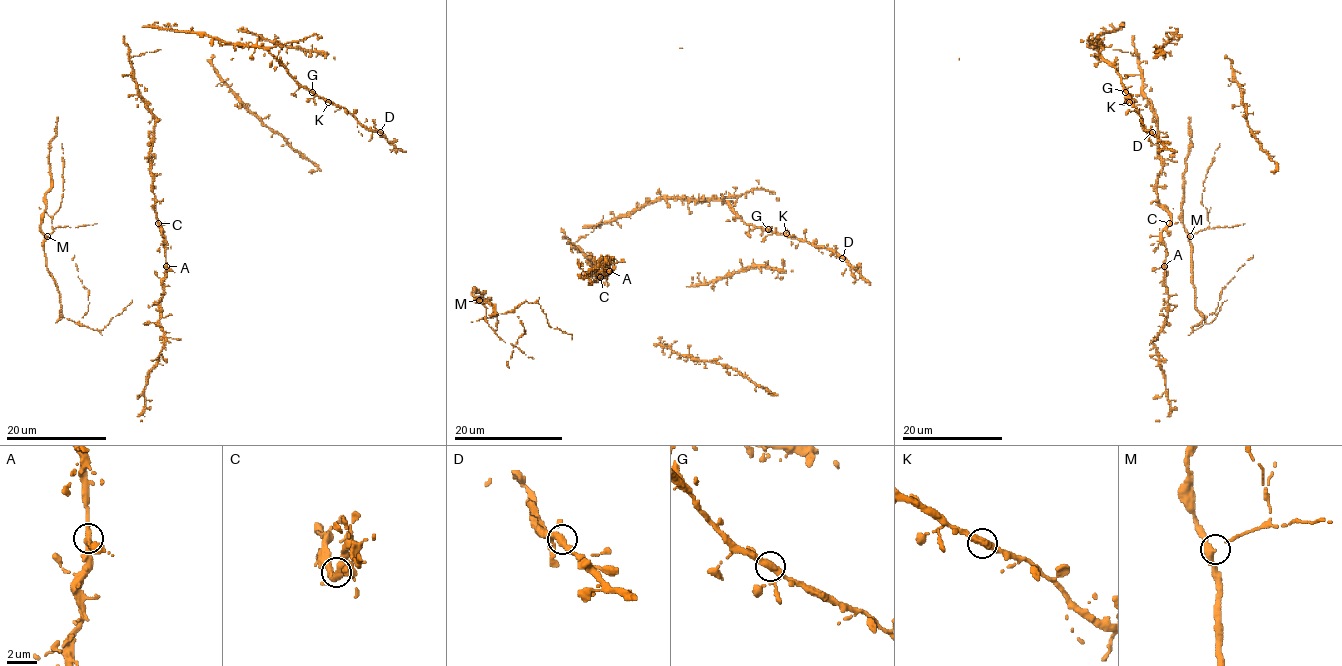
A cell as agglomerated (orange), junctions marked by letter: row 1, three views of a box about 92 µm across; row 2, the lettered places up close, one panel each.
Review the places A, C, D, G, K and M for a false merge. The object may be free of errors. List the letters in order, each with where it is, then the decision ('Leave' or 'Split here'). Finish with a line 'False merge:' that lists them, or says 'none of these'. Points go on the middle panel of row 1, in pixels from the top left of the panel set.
A: Place: (609, 271). Leave
C: Place: (600, 277). Leave
D: Place: (842, 258). Leave
G: Place: (768, 229). Leave
K: Place: (786, 233). Leave
M: Place: (479, 300). Leave
False merge: none of these

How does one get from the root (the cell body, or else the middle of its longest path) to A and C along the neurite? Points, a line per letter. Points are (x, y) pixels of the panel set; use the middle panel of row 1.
A: (580, 249), (596, 264), (591, 269), (595, 263), (599, 278), (604, 269), (608, 271)
C: (580, 249), (596, 264), (591, 269), (595, 263), (596, 274), (600, 277)

